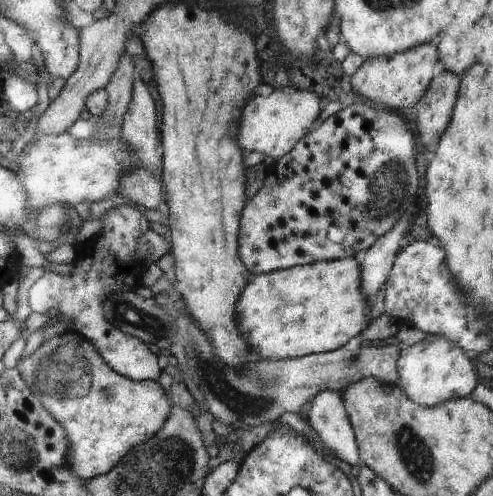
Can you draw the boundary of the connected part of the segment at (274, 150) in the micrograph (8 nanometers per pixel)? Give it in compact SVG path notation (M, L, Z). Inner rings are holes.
M272 92L266 98L252 96L248 106L244 106L244 114L240 114L240 128L238 128L238 144L244 152L260 152L268 161L282 158L295 148L298 140L308 134L312 122L318 118L320 102L315 92Z

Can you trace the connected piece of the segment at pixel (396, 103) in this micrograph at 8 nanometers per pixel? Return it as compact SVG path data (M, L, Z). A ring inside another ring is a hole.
M420 46L420 50L404 50L394 56L376 56L365 59L362 66L350 78L352 90L360 94L366 100L372 100L376 104L382 104L384 108L390 106L394 112L404 112L424 96L431 86L434 74L438 66L438 54L436 46Z

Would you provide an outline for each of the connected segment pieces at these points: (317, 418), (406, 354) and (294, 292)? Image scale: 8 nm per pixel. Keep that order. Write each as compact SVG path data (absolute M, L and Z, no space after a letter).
M321 391L310 404L306 421L332 454L349 464L359 464L359 452L355 434L342 404L342 396L336 391Z
M427 335L422 342L401 350L396 364L400 388L418 406L438 406L454 398L464 398L476 386L472 362L462 354L462 348L442 336Z
M354 257L318 261L260 275L251 275L236 302L236 322L240 336L246 340L250 354L268 361L295 359L325 353L344 346L361 334L370 322L370 301L360 290L360 262Z

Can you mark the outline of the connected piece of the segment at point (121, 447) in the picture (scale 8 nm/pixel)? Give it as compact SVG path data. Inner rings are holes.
M66 330L40 345L38 350L17 362L15 368L24 382L39 396L48 414L67 431L71 443L72 470L88 480L108 474L120 458L158 434L168 420L172 400L158 381L135 381L118 374L96 352L83 334Z

